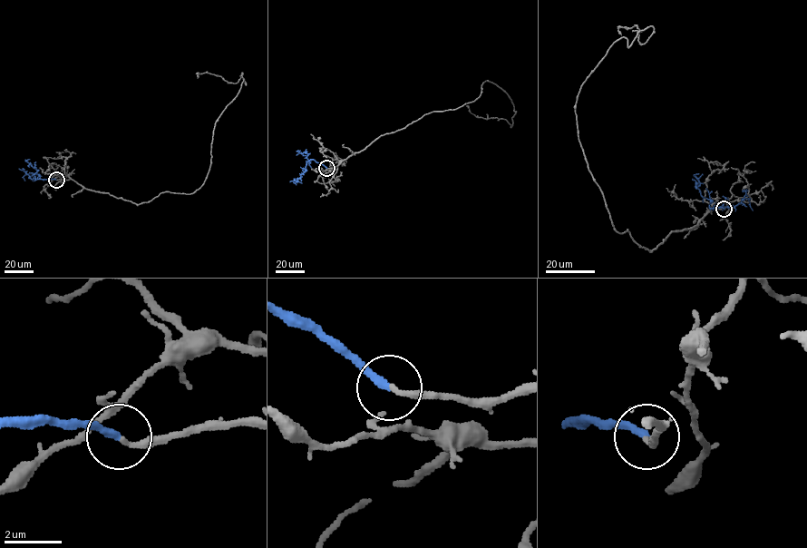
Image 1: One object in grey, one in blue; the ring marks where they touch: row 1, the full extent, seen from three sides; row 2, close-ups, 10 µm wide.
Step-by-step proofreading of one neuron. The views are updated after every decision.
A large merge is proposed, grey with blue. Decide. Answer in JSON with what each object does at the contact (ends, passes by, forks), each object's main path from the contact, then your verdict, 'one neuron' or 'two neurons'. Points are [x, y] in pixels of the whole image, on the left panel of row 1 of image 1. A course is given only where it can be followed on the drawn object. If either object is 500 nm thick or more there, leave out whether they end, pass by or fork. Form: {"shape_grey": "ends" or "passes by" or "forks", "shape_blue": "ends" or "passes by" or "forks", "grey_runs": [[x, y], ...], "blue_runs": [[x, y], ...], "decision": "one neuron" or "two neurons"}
{"shape_grey": "ends", "shape_blue": "ends", "grey_runs": [[55, 180], [137, 204], [193, 193], [209, 168], [215, 122], [246, 84], [242, 73], [235, 83], [197, 78]], "blue_runs": [[55, 180], [33, 179], [26, 173], [23, 177], [24, 181]], "decision": "one neuron"}

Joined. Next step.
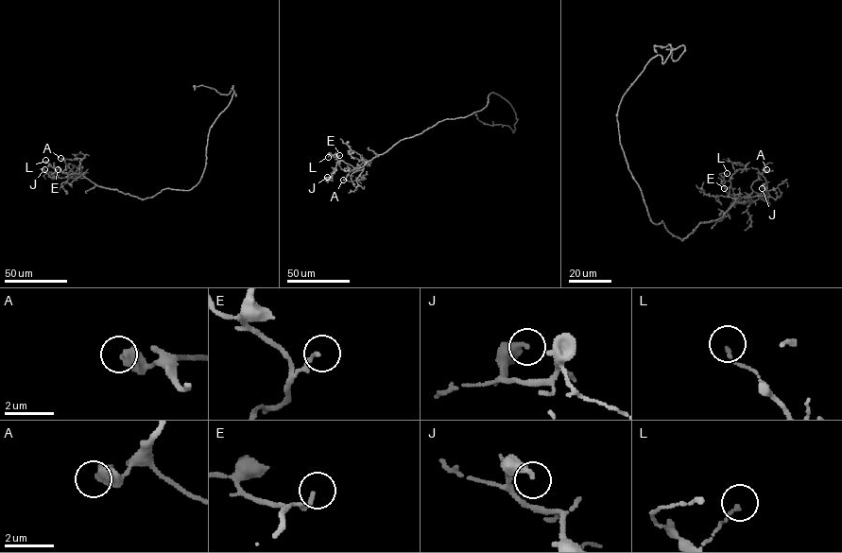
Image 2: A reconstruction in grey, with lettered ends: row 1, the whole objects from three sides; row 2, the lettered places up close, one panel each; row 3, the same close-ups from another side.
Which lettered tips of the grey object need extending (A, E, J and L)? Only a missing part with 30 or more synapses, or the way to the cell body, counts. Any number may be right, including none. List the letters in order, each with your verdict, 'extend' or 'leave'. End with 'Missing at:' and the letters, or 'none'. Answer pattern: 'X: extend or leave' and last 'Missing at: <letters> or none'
A: extend
E: leave
J: leave
L: leave
Missing at: A

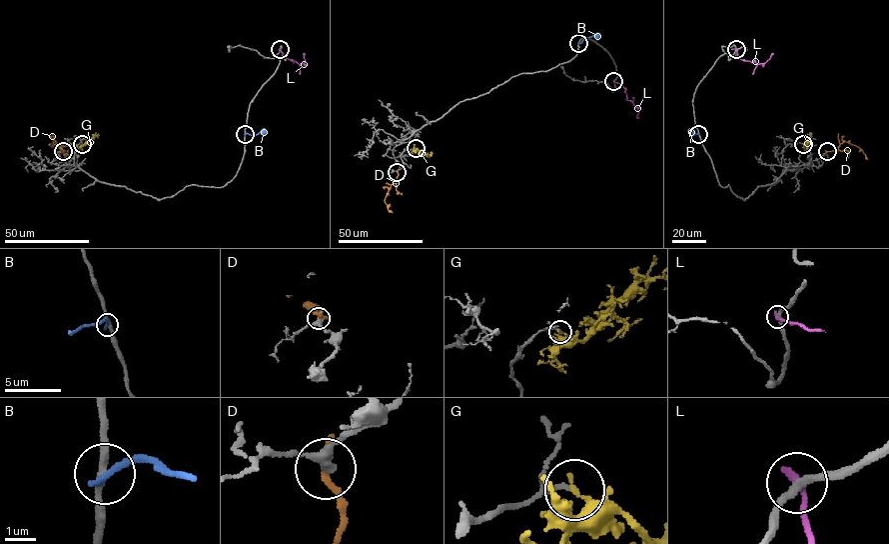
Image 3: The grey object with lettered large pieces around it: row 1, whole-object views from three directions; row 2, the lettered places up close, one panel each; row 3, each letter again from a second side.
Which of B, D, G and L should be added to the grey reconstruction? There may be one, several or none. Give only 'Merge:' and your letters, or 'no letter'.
Merge: no letter

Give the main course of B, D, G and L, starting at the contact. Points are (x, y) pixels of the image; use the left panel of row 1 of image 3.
B: (245, 134), (267, 131)
D: (63, 151), (55, 141), (51, 145), (59, 159)
G: (81, 144), (85, 145), (98, 134)
L: (280, 49), (287, 58), (299, 64), (304, 63), (305, 54)

